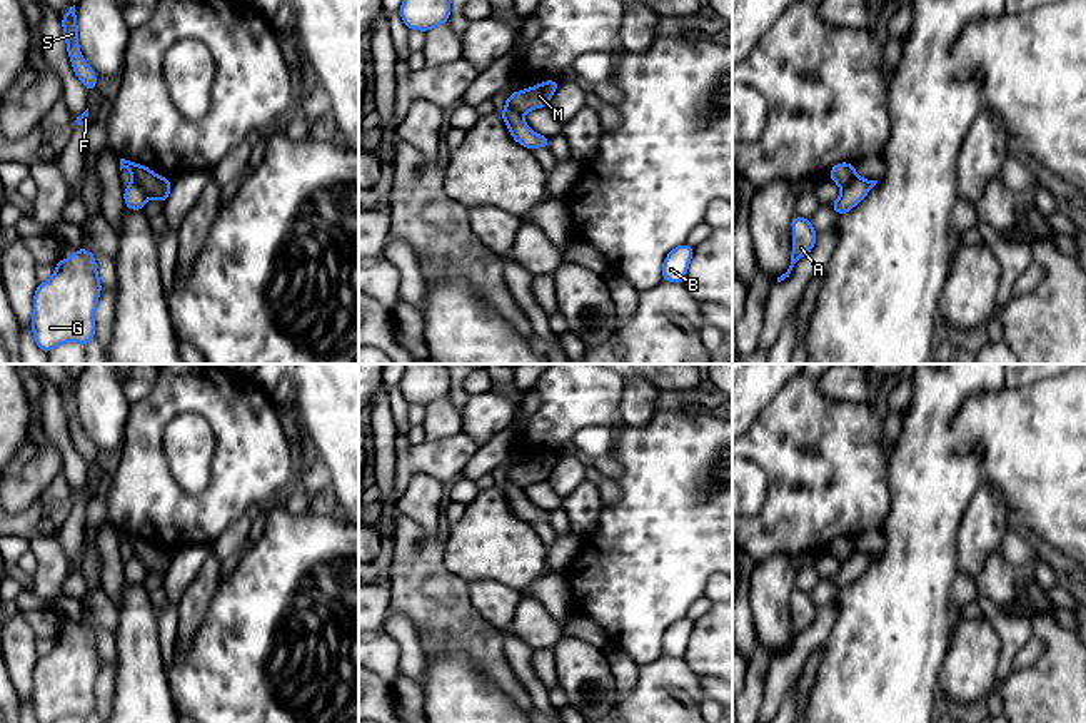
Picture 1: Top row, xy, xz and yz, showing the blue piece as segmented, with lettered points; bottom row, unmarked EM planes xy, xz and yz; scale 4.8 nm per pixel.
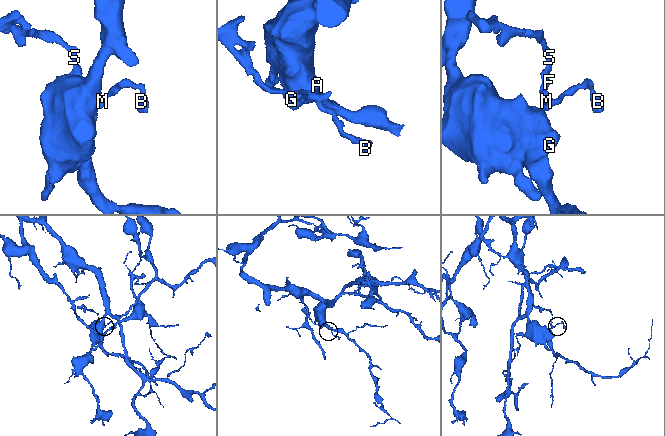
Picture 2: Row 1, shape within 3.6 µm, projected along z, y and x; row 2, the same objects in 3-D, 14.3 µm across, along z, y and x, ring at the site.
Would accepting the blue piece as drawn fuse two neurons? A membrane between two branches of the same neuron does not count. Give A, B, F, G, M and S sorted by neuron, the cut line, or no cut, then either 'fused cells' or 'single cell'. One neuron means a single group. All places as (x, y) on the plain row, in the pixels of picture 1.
A B G / F M S; cut in xy along (132, 553), (149, 570); fused cells

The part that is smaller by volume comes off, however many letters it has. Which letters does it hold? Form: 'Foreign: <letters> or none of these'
Foreign: F, M, S

